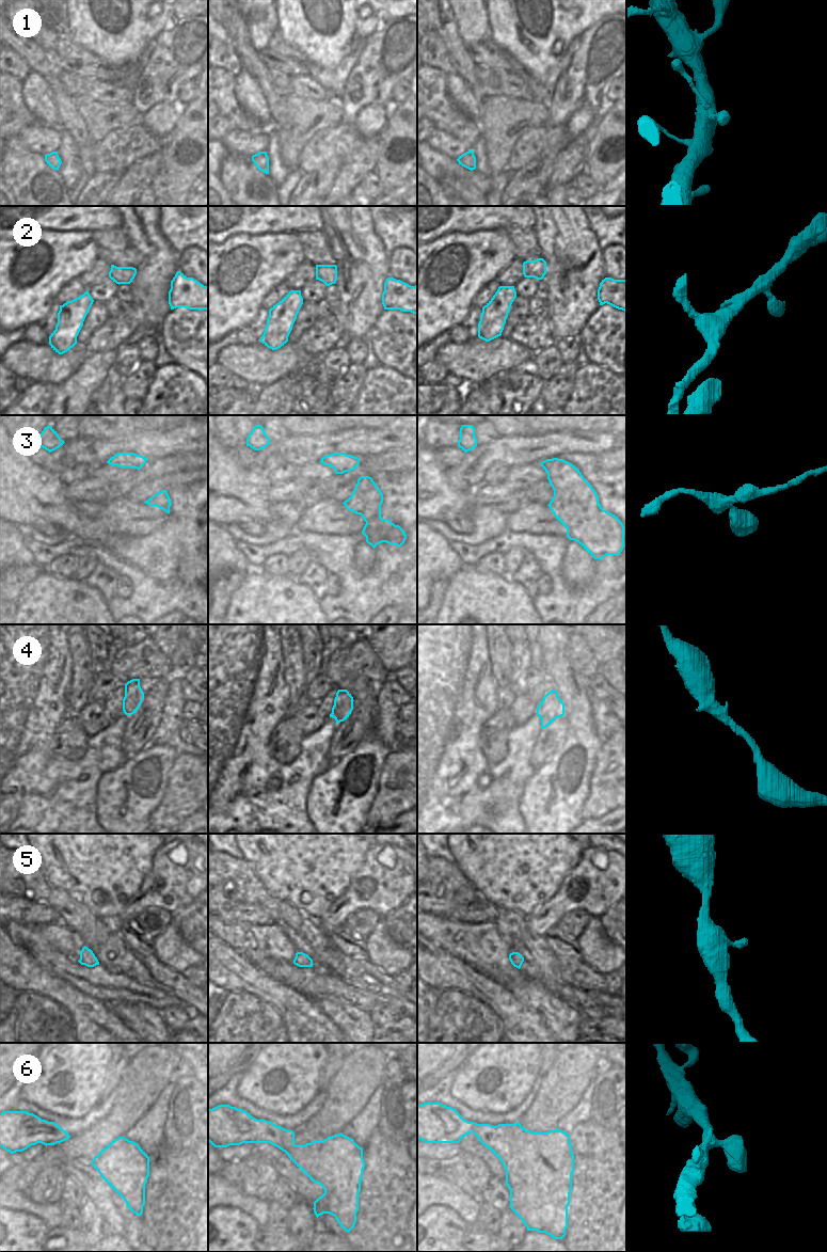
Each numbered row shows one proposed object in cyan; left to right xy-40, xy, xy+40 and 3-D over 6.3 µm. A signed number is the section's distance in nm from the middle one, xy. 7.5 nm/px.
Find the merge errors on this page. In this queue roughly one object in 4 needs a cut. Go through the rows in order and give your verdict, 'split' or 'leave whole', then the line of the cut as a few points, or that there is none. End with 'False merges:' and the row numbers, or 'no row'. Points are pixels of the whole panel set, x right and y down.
1: leave whole; cut none
2: leave whole; cut none
3: leave whole; cut none
4: leave whole; cut none
5: leave whole; cut none
6: leave whole; cut none
False merges: no row

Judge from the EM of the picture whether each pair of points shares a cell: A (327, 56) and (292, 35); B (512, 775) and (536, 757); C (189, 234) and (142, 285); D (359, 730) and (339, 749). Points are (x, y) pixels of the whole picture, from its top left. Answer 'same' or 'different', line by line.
A: same
B: different
C: different
D: same

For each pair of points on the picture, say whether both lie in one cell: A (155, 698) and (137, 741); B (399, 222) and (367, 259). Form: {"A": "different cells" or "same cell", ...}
{"A": "same cell", "B": "different cells"}

